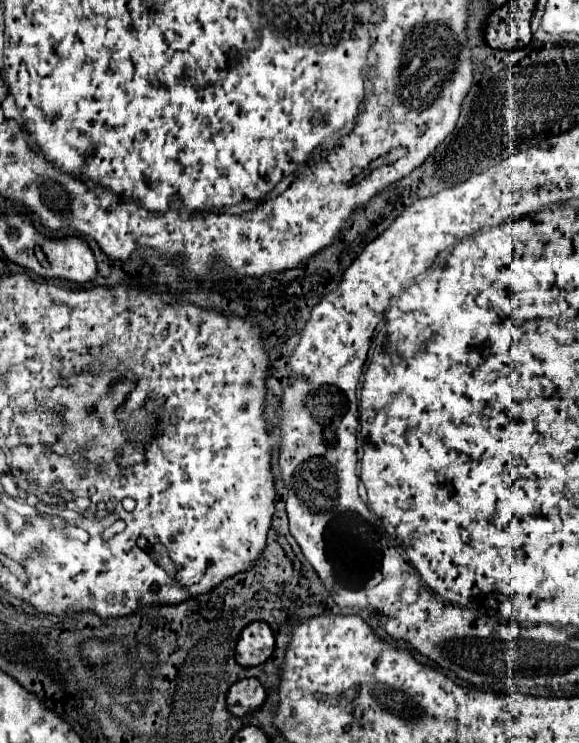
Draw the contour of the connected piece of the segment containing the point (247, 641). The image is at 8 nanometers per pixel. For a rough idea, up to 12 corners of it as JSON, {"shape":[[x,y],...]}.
{"shape":[[266,621],[248,625],[236,645],[244,667],[264,663],[274,651]]}

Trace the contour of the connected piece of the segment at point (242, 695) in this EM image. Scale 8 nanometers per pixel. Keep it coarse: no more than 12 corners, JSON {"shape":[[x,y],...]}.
{"shape":[[252,677],[228,691],[234,715],[256,711],[266,701],[266,687]]}

